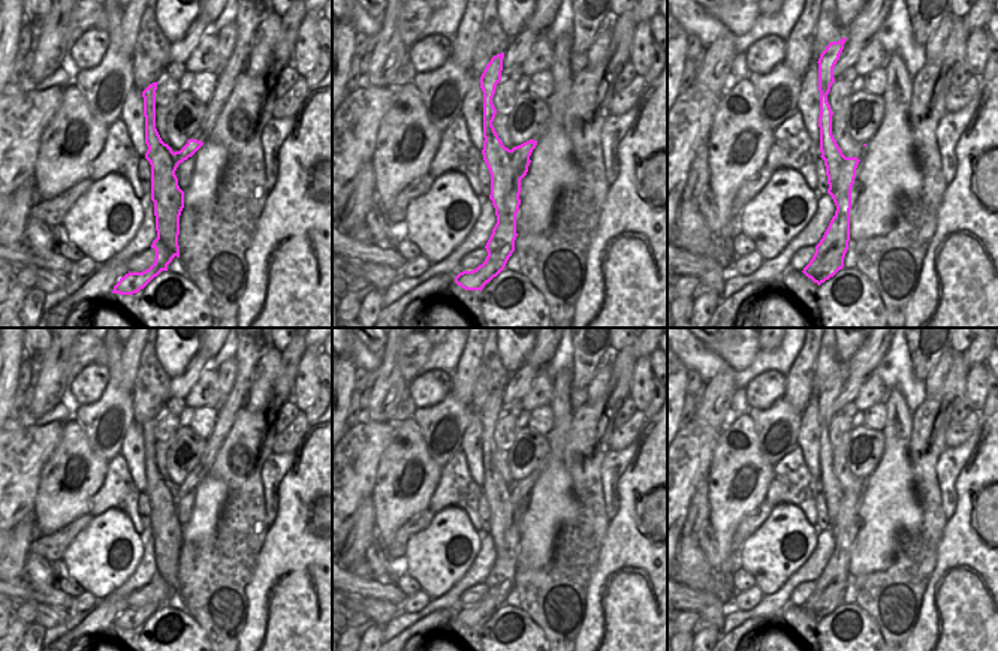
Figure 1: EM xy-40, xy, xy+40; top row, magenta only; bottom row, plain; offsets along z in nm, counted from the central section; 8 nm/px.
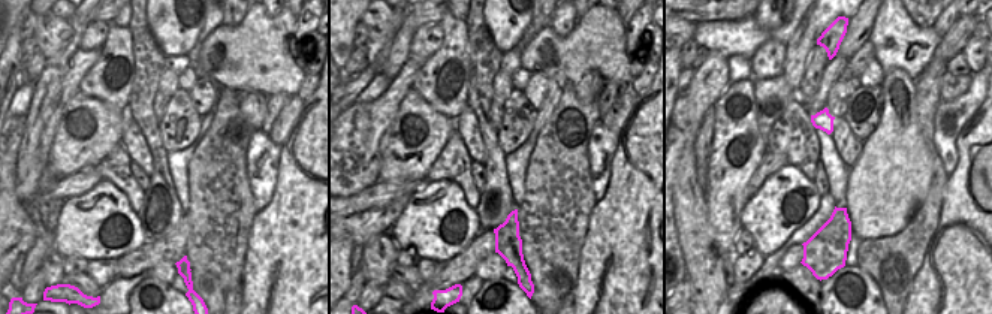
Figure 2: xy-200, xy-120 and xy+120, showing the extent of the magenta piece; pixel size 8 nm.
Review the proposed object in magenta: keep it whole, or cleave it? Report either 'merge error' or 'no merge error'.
merge error

